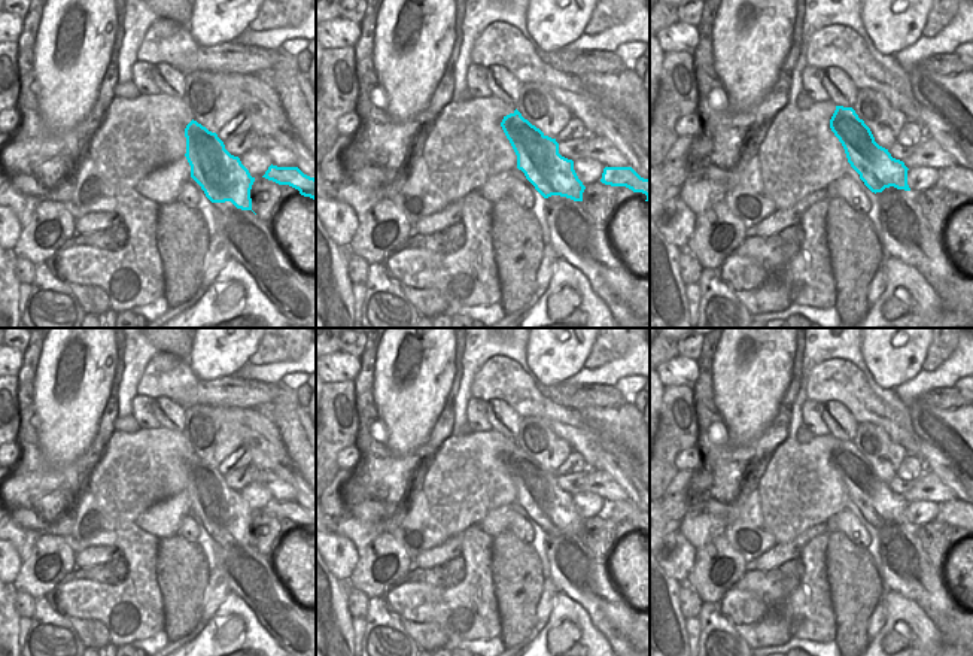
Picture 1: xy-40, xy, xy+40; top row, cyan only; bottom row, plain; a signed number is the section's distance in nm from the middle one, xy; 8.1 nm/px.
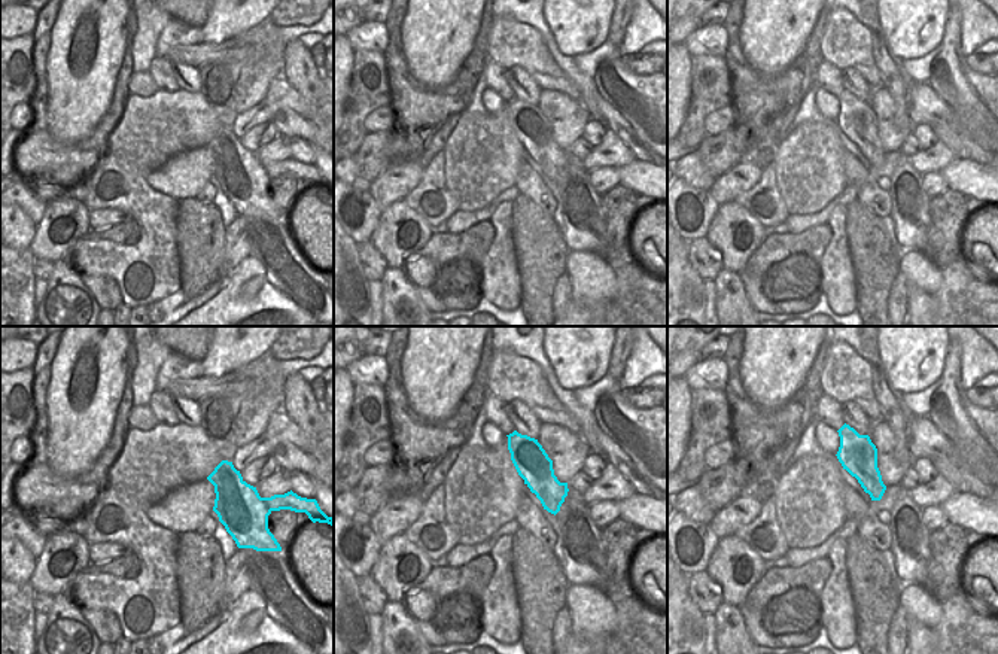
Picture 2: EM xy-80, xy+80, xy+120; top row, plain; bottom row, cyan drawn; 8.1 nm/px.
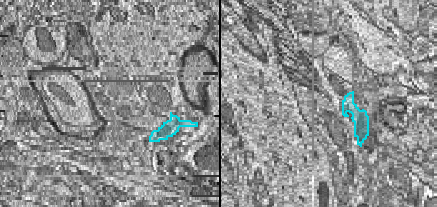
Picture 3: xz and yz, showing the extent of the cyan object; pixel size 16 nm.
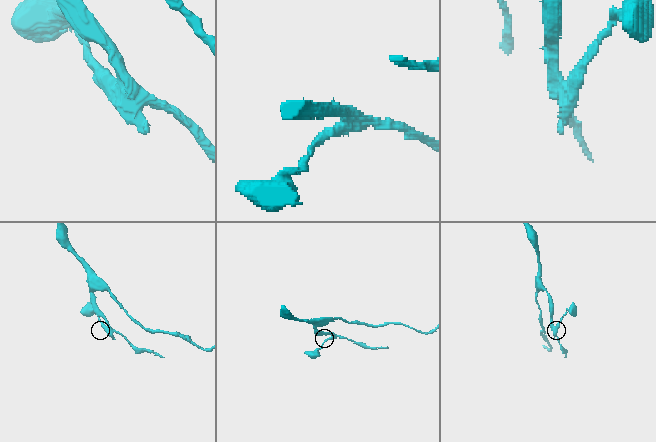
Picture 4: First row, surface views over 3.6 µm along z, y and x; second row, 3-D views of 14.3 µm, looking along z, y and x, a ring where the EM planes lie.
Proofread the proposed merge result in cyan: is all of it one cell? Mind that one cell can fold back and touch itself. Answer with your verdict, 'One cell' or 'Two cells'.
Two cells

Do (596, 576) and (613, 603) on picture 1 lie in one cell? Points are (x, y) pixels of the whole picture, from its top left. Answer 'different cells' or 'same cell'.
same cell

